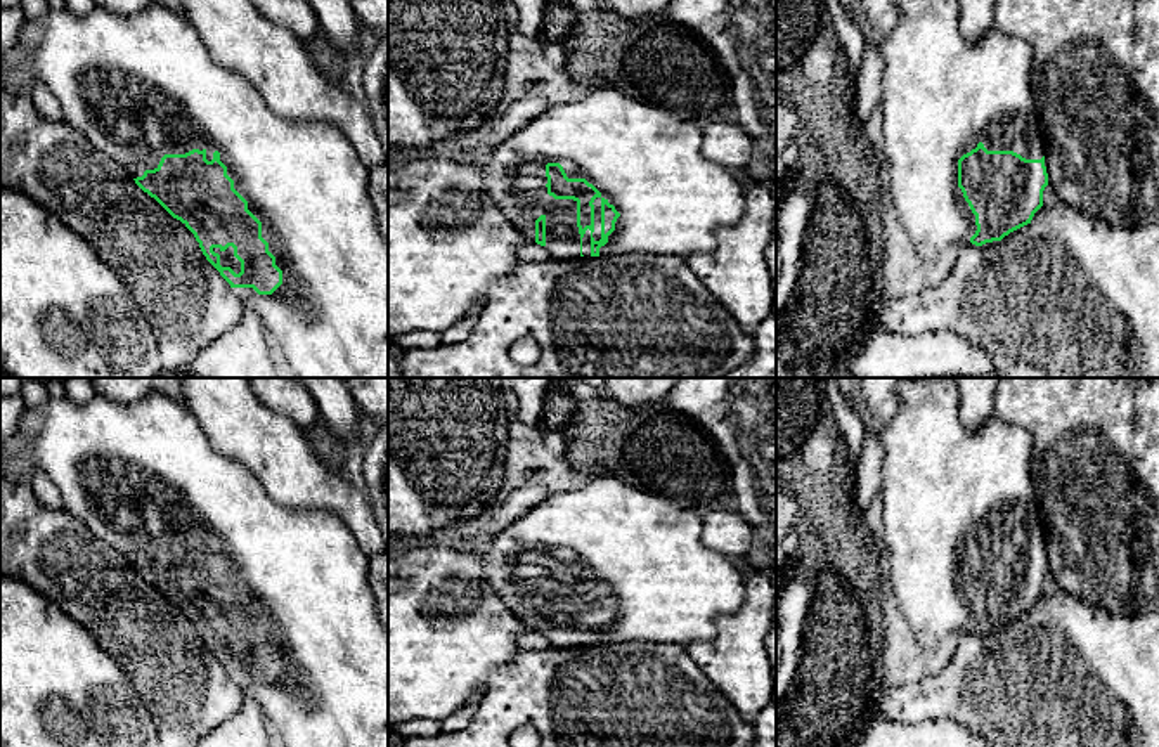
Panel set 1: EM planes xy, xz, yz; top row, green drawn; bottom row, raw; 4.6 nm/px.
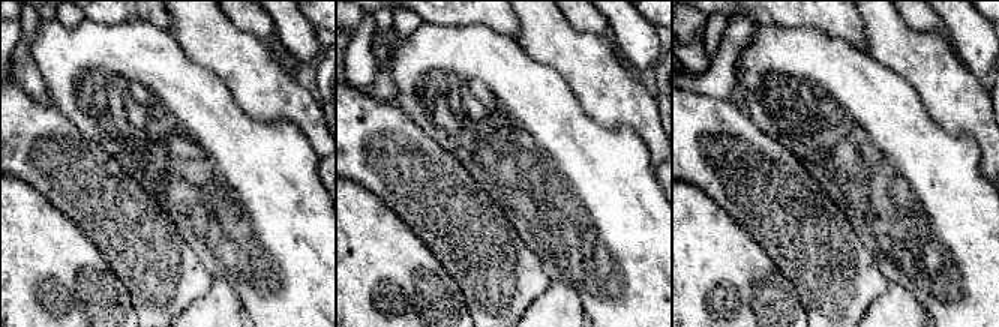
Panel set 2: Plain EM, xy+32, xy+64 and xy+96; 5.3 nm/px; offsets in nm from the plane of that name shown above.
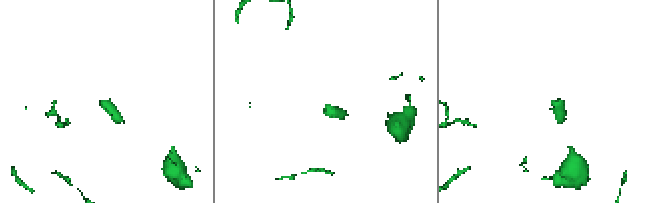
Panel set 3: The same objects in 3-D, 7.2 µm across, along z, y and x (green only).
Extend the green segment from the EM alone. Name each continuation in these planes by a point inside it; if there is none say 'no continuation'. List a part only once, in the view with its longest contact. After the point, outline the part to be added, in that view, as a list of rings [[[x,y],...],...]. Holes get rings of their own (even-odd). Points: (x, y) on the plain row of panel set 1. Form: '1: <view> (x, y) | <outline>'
1: xz (645, 548) | [[[601,477],[586,487],[554,492],[521,518],[509,523],[480,551],[485,579],[520,617],[535,631],[535,608],[546,605],[546,638],[551,646],[580,645],[577,589],[547,582],[546,553],[560,551],[568,567],[586,567],[601,584],[594,588],[594,629],[601,627],[601,588],[620,605],[601,645],[653,641],[688,645],[715,638],[715,619],[736,614],[745,601],[747,574],[729,556],[702,542],[703,520],[690,506],[660,494],[636,489],[620,478]]]

